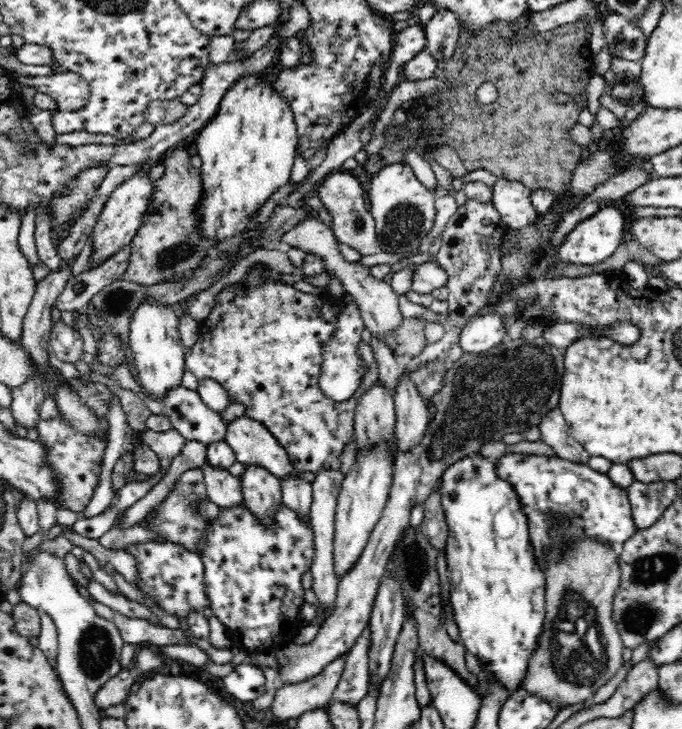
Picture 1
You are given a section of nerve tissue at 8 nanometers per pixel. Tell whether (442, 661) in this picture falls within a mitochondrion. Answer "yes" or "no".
no

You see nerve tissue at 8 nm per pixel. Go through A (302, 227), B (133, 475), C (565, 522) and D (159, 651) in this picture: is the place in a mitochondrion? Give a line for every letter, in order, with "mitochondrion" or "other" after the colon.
A: other
B: other
C: mitochondrion
D: other

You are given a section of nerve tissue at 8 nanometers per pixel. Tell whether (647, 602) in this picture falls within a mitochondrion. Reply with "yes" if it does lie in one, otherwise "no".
yes

